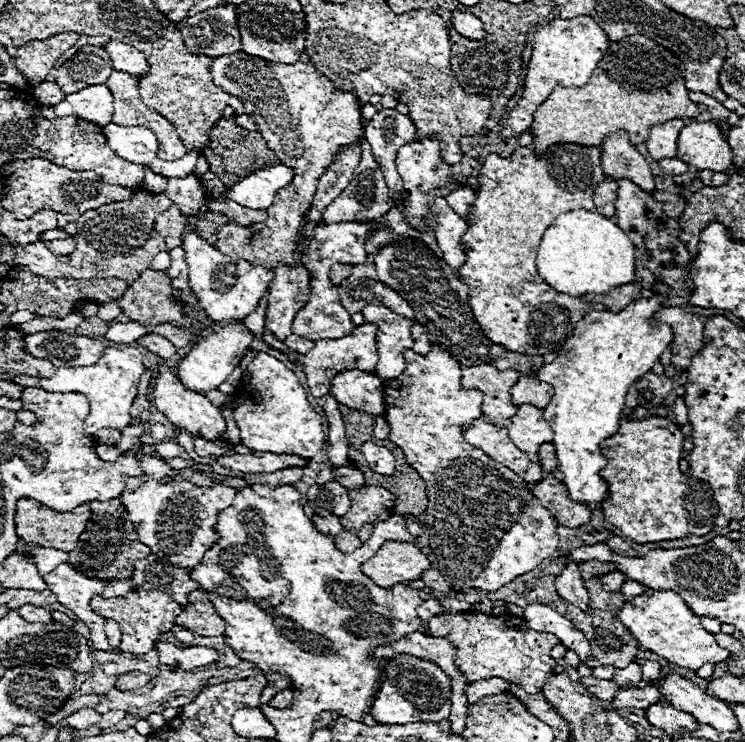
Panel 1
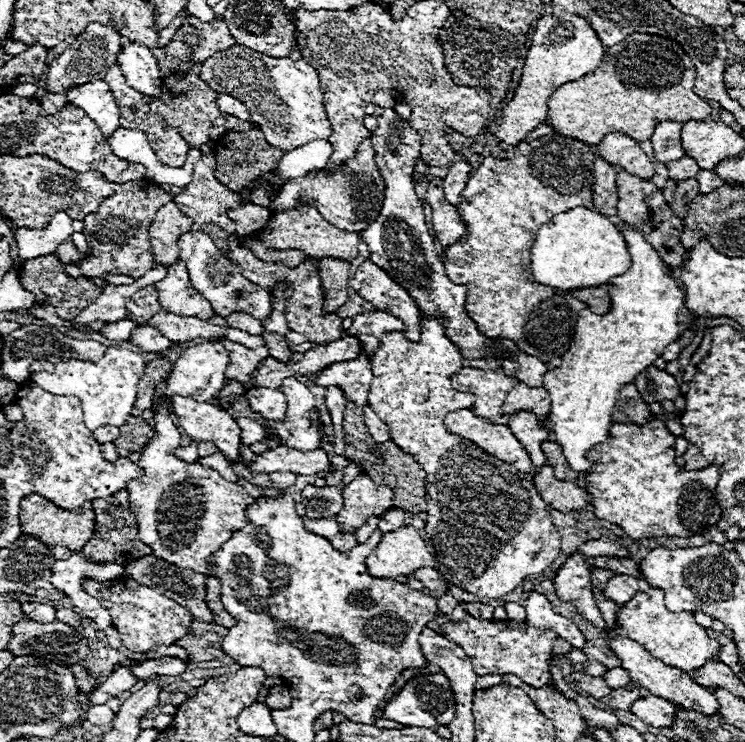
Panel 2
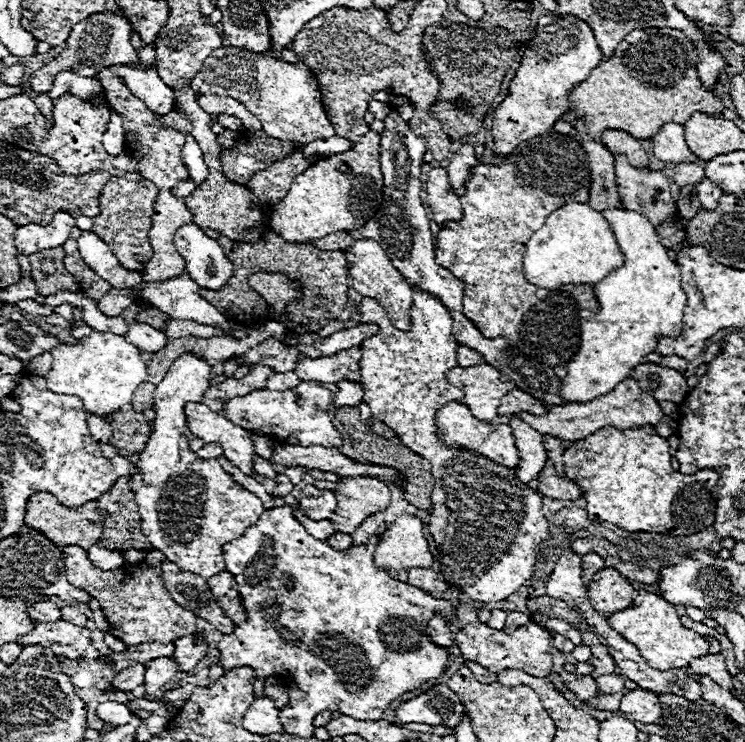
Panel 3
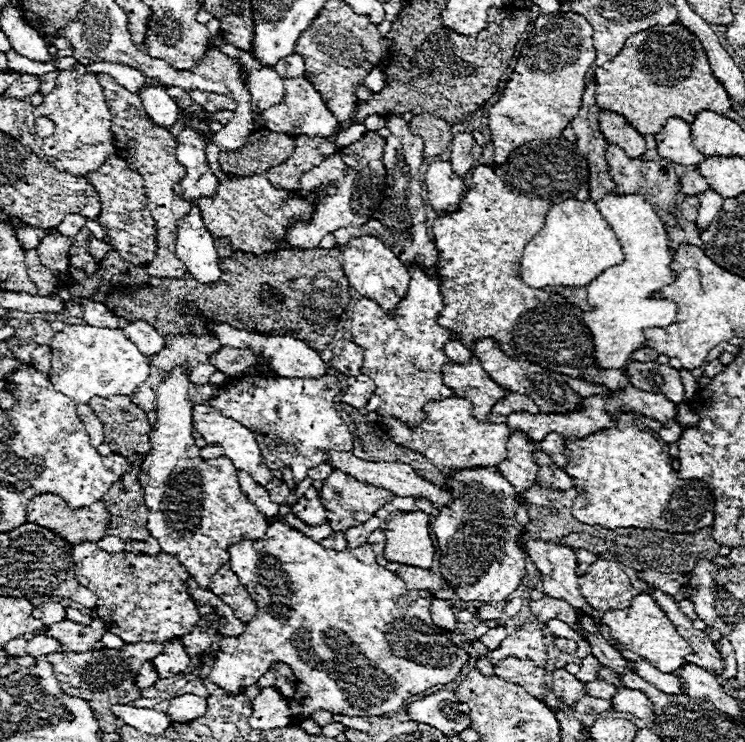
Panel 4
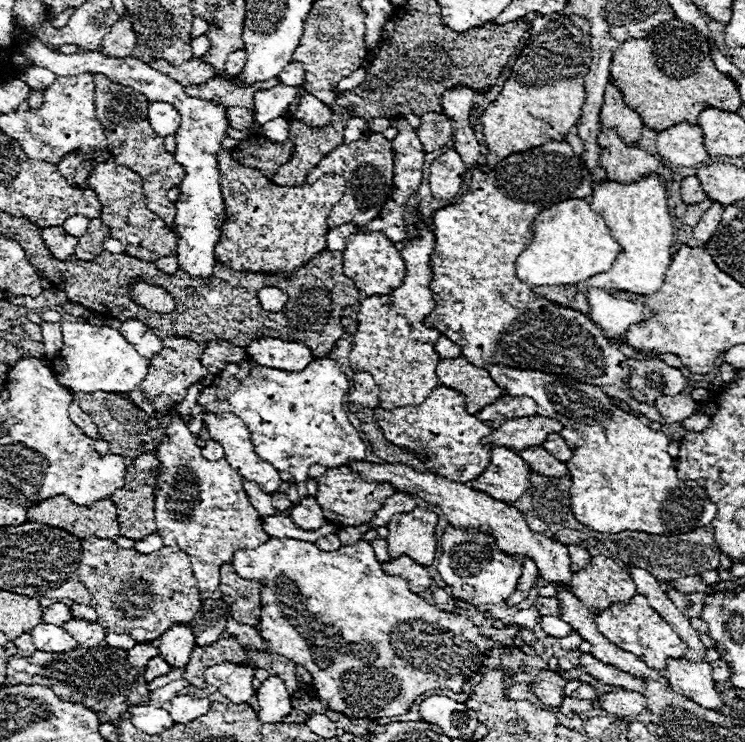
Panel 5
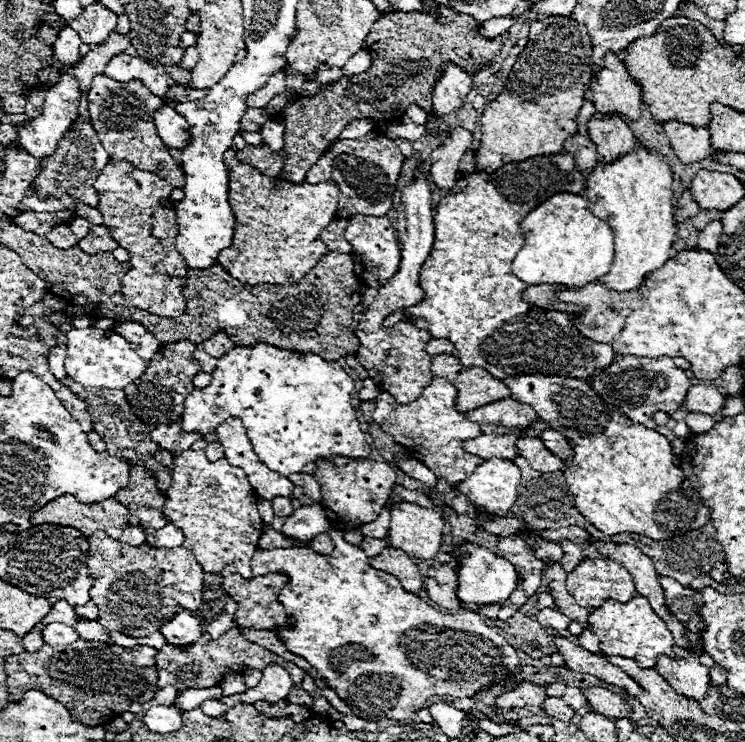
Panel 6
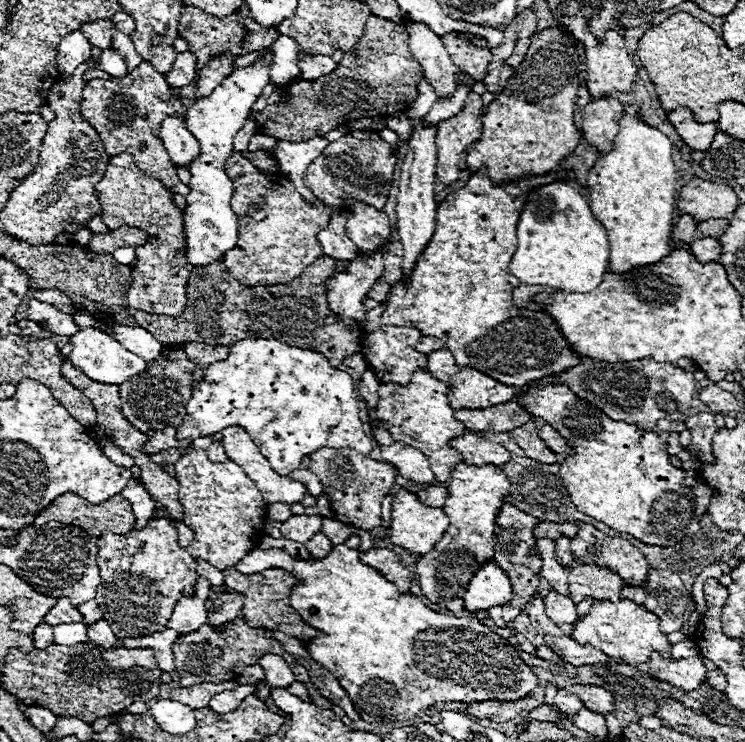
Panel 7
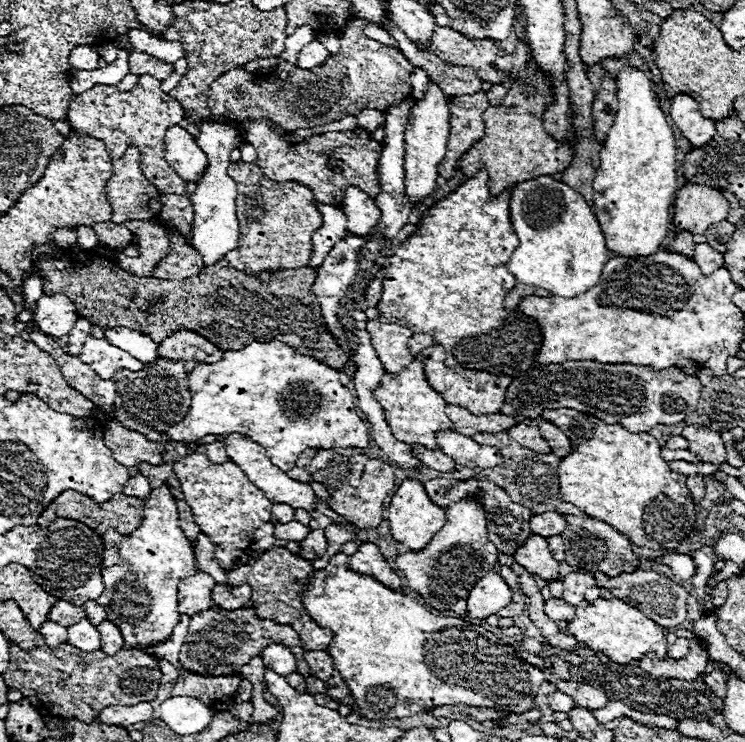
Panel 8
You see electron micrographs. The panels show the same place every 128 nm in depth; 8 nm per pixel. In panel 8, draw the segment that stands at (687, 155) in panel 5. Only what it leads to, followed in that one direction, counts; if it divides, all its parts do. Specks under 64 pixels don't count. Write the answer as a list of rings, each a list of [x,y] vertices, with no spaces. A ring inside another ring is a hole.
[[[678,94],[676,98],[672,98],[670,118],[692,146],[704,146],[716,136],[716,122],[704,118],[700,114],[698,102],[688,94]]]

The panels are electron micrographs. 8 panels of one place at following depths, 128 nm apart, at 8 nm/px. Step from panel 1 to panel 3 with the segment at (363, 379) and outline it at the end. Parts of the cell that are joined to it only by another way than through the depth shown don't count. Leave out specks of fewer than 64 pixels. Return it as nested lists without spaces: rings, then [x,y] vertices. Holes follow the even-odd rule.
[[[360,348],[340,350],[330,358],[300,356],[300,362],[294,368],[294,372],[300,380],[312,380],[312,382],[340,382],[340,380],[362,382],[358,366],[360,358],[362,358]]]

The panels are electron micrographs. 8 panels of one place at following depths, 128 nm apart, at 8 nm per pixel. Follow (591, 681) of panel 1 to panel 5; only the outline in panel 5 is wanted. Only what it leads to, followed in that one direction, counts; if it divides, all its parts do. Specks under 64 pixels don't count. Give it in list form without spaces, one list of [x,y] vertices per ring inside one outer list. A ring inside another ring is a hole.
[[[542,670],[536,676],[536,682],[532,686],[532,692],[538,696],[540,702],[544,702],[546,706],[562,706],[564,702],[564,686],[568,684],[566,678],[562,678],[558,672],[552,670]]]

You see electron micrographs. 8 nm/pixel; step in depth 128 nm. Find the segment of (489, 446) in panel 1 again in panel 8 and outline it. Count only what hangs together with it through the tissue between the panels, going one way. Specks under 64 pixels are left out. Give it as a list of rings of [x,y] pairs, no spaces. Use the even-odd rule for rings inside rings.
[[[414,360],[412,366],[408,366],[408,370],[402,370],[400,374],[384,374],[380,386],[374,392],[374,398],[384,408],[386,422],[388,422],[392,434],[396,438],[400,438],[400,442],[420,444],[428,450],[440,450],[434,434],[440,430],[452,430],[452,422],[446,416],[446,402],[428,384],[424,366],[420,360]]]

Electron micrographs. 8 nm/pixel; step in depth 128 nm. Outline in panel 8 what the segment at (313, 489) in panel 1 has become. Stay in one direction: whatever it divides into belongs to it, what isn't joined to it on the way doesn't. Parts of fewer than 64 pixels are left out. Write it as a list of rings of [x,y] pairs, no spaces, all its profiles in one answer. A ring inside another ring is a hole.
[[[292,520],[292,522],[288,522],[288,524],[276,524],[276,528],[274,528],[274,536],[276,536],[276,538],[296,540],[296,542],[304,540],[310,532],[312,532],[310,526],[304,526],[304,524],[300,524],[300,522],[296,522],[296,520]]]

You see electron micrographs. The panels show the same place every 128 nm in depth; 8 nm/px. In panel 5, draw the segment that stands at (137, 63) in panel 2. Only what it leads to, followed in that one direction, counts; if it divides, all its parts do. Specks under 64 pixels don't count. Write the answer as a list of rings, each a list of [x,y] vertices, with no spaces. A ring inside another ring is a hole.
[[[150,102],[148,104],[148,122],[160,136],[176,134],[180,126],[180,114],[174,110],[172,104],[166,102]]]

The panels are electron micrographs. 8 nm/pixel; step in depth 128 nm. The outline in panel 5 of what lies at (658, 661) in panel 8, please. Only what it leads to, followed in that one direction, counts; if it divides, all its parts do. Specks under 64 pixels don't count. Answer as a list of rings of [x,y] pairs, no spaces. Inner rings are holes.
[[[670,658],[664,678],[678,694],[698,702],[704,708],[720,710],[722,698],[716,690],[716,682],[712,680],[712,668],[708,662],[688,662],[684,658]]]

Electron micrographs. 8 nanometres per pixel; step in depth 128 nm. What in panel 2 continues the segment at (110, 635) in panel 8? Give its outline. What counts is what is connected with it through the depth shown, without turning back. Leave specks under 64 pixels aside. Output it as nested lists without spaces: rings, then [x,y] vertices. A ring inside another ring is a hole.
[[[24,620],[24,622],[16,622],[16,626],[12,626],[12,642],[8,642],[8,652],[12,652],[14,656],[40,656],[46,658],[58,666],[72,666],[72,662],[82,662],[88,654],[88,640],[82,636],[80,630],[62,624],[62,622],[52,622],[52,624],[42,624],[42,622],[34,622],[34,620]]]

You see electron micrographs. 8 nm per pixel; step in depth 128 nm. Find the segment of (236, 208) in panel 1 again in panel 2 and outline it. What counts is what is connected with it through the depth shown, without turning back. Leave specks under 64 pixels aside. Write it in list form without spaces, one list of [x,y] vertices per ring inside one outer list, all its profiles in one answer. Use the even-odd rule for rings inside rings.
[[[246,204],[240,210],[230,210],[230,218],[236,222],[236,234],[248,236],[270,220],[270,210],[264,206]]]

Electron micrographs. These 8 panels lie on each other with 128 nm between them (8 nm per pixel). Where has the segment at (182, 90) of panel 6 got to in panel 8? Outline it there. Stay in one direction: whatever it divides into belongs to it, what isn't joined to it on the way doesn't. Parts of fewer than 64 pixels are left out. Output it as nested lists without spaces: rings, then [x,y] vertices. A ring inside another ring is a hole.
[[[144,74],[130,92],[120,92],[116,86],[92,86],[70,102],[66,122],[80,134],[90,134],[102,140],[112,160],[120,158],[128,146],[136,144],[140,150],[144,176],[150,178],[160,192],[184,196],[186,182],[164,160],[164,132],[168,126],[184,120],[184,108],[170,94],[162,92],[160,84],[162,82],[158,78]]]

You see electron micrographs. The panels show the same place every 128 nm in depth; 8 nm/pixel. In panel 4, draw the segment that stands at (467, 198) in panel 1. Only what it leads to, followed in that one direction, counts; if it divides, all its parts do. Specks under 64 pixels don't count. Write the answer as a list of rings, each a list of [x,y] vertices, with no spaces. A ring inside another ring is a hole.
[[[462,132],[462,134],[456,134],[454,140],[452,140],[452,170],[456,172],[456,176],[464,178],[470,168],[478,162],[478,158],[482,156],[482,148],[476,144],[476,140]]]

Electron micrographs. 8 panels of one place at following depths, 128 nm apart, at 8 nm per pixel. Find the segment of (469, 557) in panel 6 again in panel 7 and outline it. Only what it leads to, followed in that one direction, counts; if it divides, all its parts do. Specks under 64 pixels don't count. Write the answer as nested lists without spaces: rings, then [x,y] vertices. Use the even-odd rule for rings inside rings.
[[[494,560],[478,568],[478,572],[468,582],[464,594],[464,608],[468,612],[488,610],[490,606],[502,606],[512,598],[510,578],[496,566]]]

